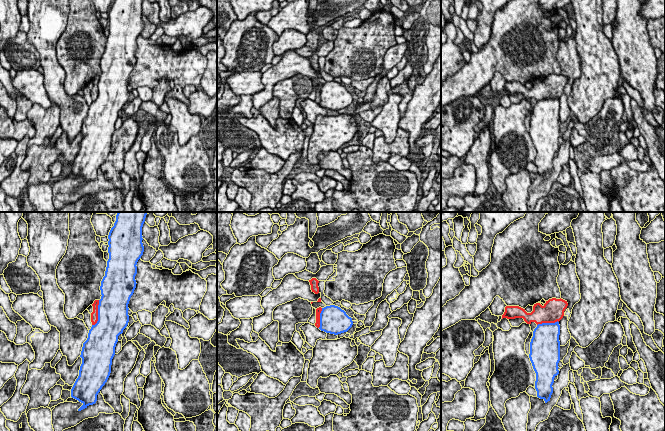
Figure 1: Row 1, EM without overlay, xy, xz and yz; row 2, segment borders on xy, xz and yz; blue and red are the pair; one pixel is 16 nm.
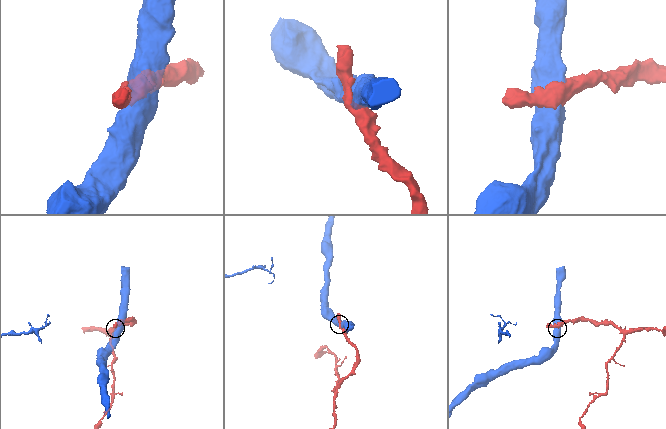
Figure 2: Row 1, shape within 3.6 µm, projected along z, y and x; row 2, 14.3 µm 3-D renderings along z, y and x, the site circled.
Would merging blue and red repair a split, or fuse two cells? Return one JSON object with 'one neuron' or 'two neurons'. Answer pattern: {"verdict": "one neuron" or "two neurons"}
{"verdict": "two neurons"}

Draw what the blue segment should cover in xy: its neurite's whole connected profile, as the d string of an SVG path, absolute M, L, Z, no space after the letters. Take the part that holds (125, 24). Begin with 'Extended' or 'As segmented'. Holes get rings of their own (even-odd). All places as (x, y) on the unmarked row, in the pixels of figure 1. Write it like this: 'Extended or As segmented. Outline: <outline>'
As segmented. Outline: M114 0L109 8L109 35L100 62L102 72L98 81L98 97L92 101L88 114L83 119L79 152L71 165L71 173L83 180L78 187L96 179L97 171L111 149L118 112L123 109L128 101L128 80L137 60L135 56L136 41L144 28L142 3L143 0Z

